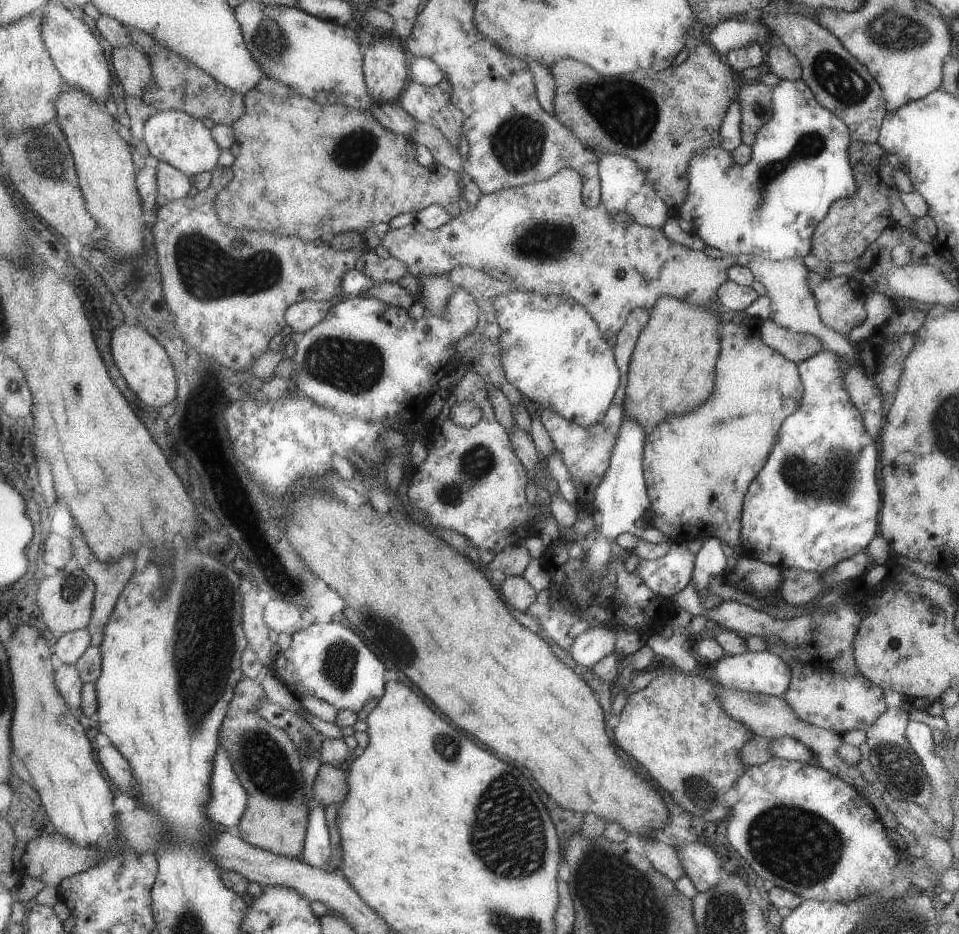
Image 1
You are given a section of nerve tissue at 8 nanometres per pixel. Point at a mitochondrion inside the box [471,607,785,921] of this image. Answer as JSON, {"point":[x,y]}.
{"point":[593,860]}

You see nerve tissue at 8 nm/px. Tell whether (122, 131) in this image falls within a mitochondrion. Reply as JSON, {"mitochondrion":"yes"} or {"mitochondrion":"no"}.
{"mitochondrion":"no"}

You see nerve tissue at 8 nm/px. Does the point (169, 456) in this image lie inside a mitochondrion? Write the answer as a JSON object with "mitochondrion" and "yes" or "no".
{"mitochondrion":"no"}

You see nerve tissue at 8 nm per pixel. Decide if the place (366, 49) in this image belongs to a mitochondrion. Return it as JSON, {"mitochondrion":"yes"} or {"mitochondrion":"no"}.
{"mitochondrion":"no"}

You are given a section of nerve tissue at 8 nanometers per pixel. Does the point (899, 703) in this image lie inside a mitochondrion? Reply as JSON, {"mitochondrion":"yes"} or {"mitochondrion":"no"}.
{"mitochondrion":"no"}

